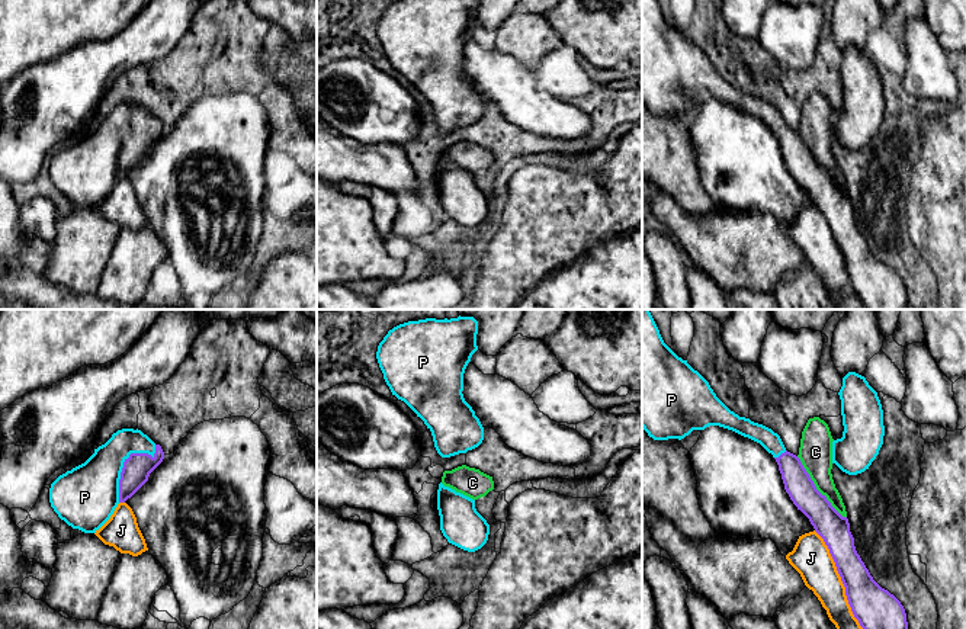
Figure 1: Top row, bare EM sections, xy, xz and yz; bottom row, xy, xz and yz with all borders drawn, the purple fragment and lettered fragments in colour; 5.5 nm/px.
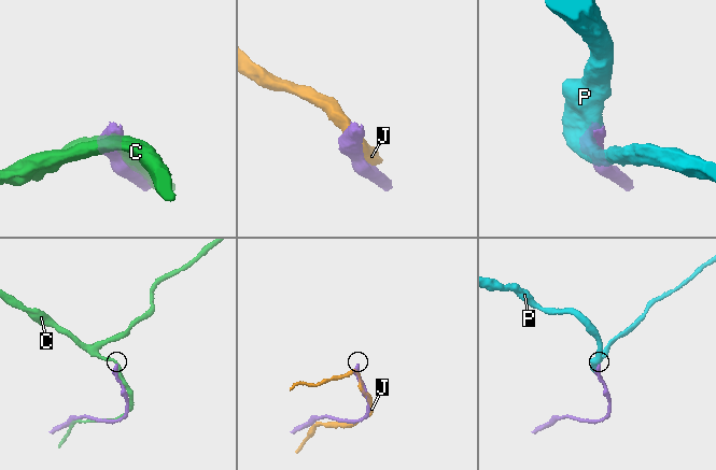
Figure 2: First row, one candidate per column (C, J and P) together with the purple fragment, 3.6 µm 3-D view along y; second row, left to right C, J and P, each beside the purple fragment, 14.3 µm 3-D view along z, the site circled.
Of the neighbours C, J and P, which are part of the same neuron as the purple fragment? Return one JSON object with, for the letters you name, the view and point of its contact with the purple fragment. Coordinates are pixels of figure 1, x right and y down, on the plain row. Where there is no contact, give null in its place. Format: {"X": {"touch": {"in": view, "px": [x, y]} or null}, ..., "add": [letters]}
{"P": {"touch": {"in": "xy", "px": [124, 137]}}, "add": ["P"]}

